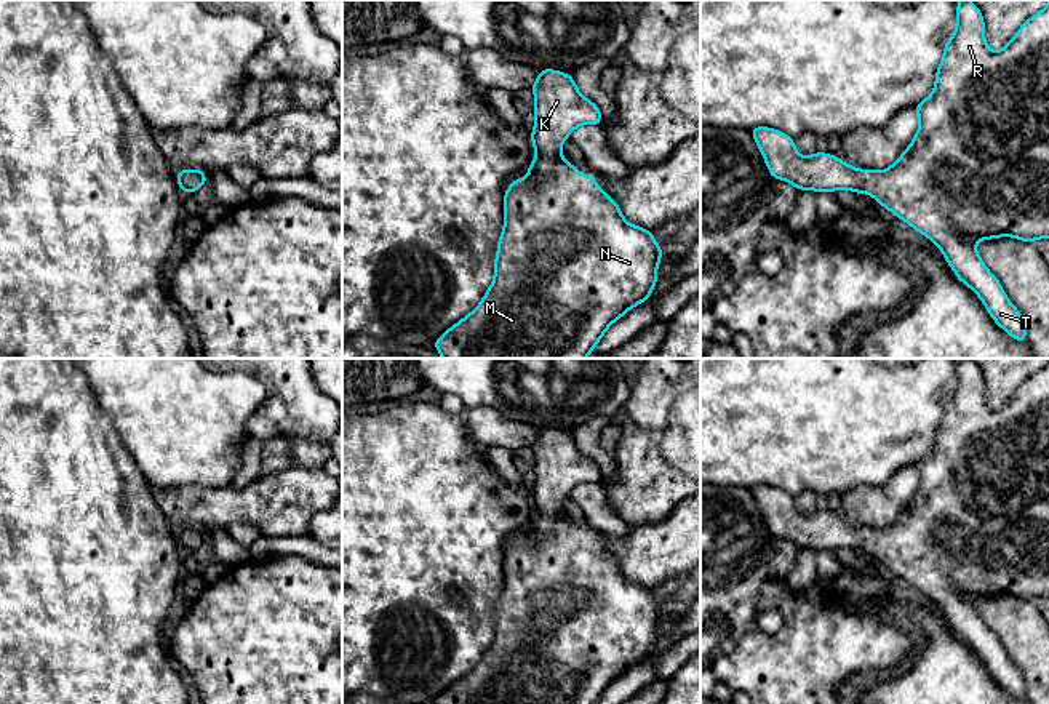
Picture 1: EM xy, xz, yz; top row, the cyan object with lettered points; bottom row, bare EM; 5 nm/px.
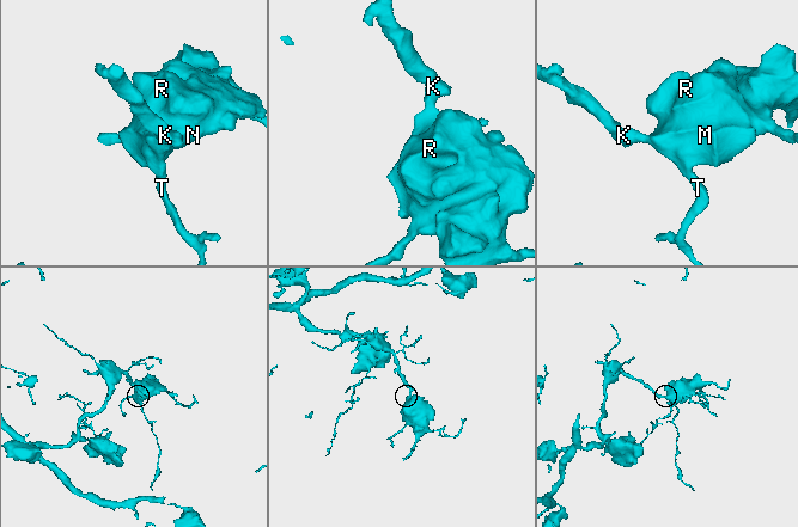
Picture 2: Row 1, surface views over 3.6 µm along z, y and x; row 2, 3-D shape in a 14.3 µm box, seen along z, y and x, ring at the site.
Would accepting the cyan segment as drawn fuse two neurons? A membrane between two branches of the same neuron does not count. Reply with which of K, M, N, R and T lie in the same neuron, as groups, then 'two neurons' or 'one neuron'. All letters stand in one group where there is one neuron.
K M N R T; one neuron

